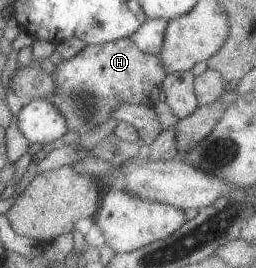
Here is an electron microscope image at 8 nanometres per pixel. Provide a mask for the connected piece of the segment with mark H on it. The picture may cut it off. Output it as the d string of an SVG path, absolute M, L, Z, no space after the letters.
M125 37L119 41L85 46L75 57L63 60L53 76L58 92L49 100L66 116L68 129L82 135L94 132L108 122L120 104L142 104L155 108L169 74L159 56L147 54L131 37Z

